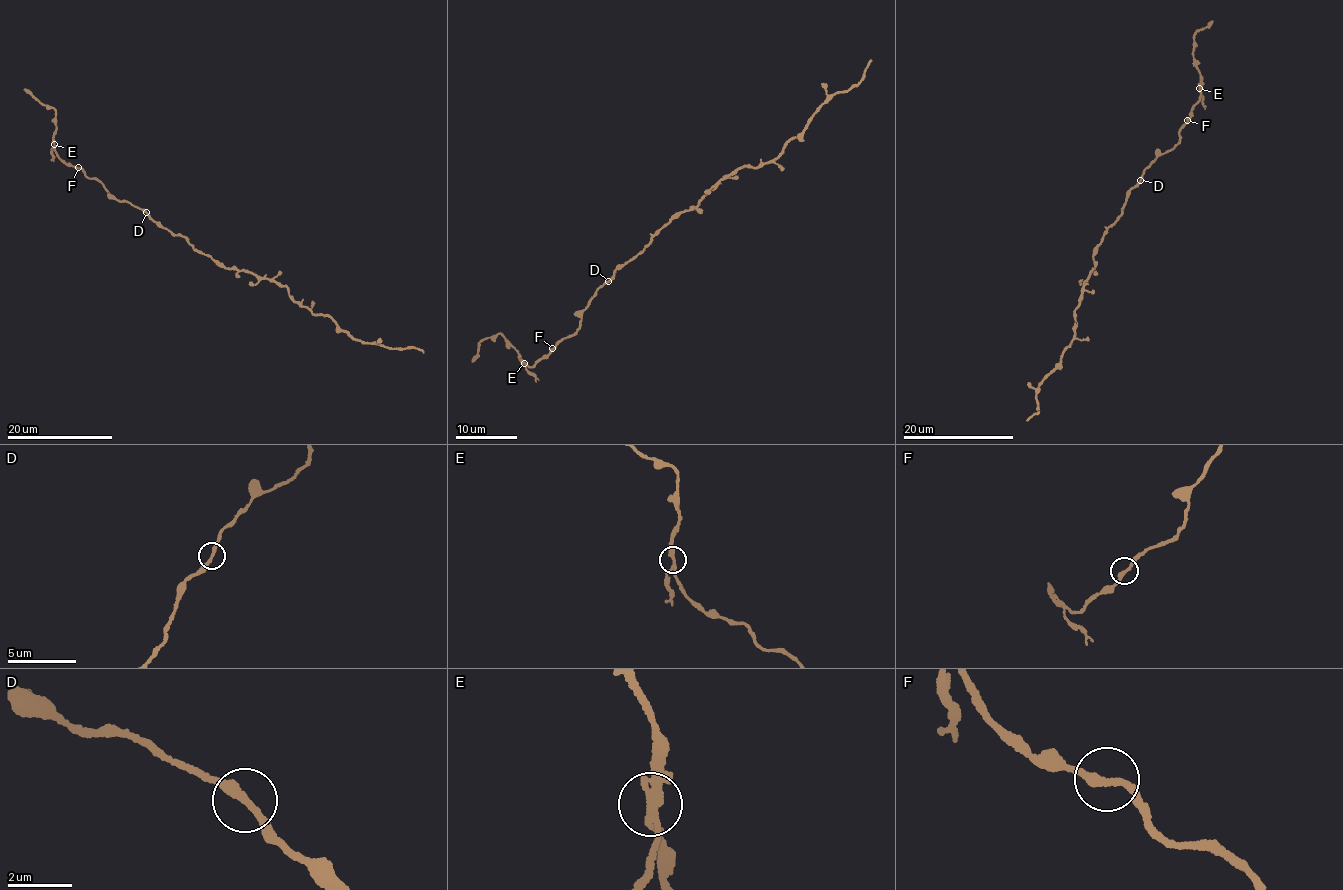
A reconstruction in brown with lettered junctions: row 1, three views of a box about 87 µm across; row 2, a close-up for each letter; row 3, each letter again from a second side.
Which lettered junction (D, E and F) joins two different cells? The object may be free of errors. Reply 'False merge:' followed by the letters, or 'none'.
False merge: E

